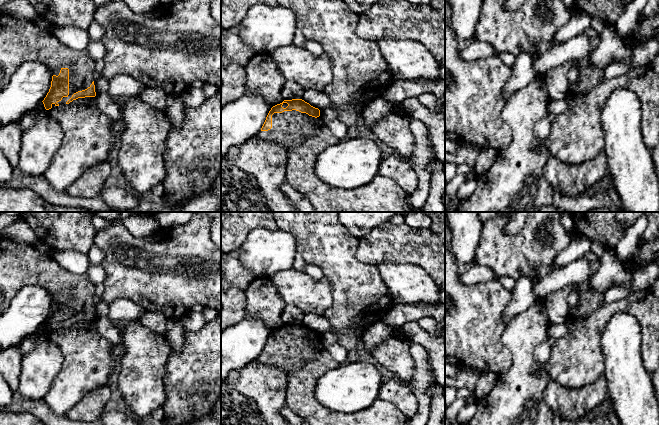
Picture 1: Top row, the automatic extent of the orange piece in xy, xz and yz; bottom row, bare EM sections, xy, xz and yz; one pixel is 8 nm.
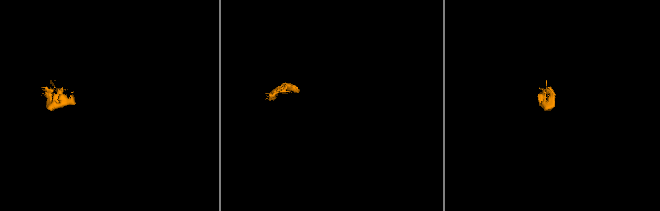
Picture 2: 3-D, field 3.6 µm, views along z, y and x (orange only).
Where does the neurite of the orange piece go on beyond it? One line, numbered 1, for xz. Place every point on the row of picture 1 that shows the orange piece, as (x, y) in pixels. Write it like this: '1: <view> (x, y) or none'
1: xz (289, 128)

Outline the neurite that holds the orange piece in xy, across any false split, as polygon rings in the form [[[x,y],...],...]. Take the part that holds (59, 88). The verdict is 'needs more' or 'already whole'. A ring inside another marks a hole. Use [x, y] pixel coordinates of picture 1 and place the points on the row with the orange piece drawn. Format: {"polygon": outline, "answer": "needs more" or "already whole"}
{"polygon": [[[0,14],[0,91],[7,87],[12,74],[25,62],[36,61],[52,70],[51,87],[42,101],[46,110],[54,106],[69,104],[73,100],[95,97],[93,74],[96,62],[89,57],[87,50],[73,50],[62,44],[52,33],[41,30],[35,21],[17,19],[7,14]]], "answer": "needs more"}

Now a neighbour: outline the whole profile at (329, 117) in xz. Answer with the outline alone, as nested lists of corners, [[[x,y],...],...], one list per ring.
[[[333,108],[320,110],[320,118],[336,138],[345,139],[348,127],[339,119]]]

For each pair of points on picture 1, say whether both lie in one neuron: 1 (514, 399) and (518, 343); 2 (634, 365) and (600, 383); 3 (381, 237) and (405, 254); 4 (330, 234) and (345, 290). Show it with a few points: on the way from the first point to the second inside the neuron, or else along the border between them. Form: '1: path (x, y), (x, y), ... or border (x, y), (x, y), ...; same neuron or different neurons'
1: path (516, 385), (519, 382), (519, 357); same neuron
2: border (604, 374), (609, 397); different neurons
3: path (387, 243), (395, 244), (399, 248); same neuron
4: path (332, 248), (345, 272), (345, 276); same neuron

